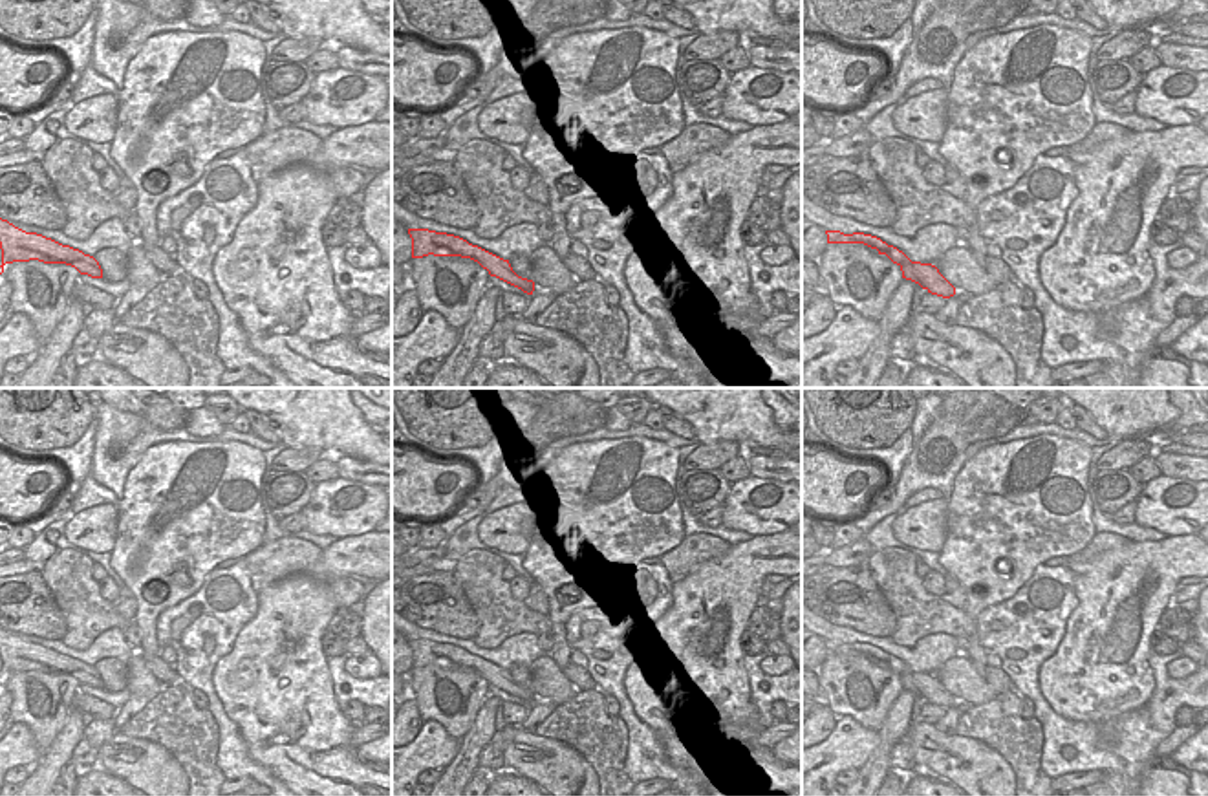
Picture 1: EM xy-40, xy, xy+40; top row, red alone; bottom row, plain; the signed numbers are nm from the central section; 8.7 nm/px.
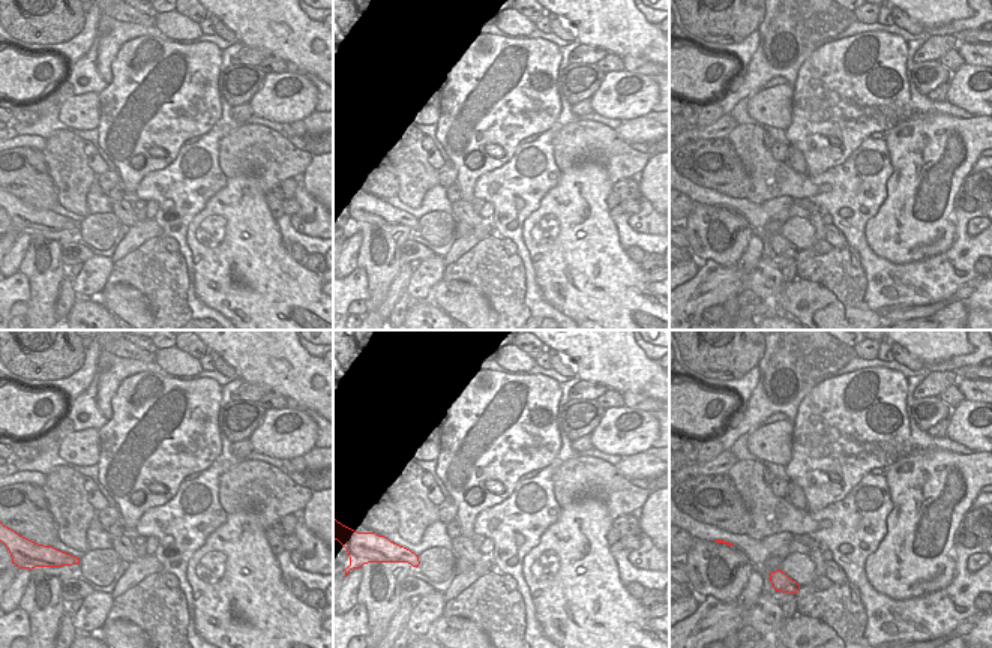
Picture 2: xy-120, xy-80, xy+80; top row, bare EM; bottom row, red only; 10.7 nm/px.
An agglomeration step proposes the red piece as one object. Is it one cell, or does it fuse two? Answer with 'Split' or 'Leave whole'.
Leave whole

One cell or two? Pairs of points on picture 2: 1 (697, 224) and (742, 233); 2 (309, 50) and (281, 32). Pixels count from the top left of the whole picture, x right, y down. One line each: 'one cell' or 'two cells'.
1: one cell
2: one cell

